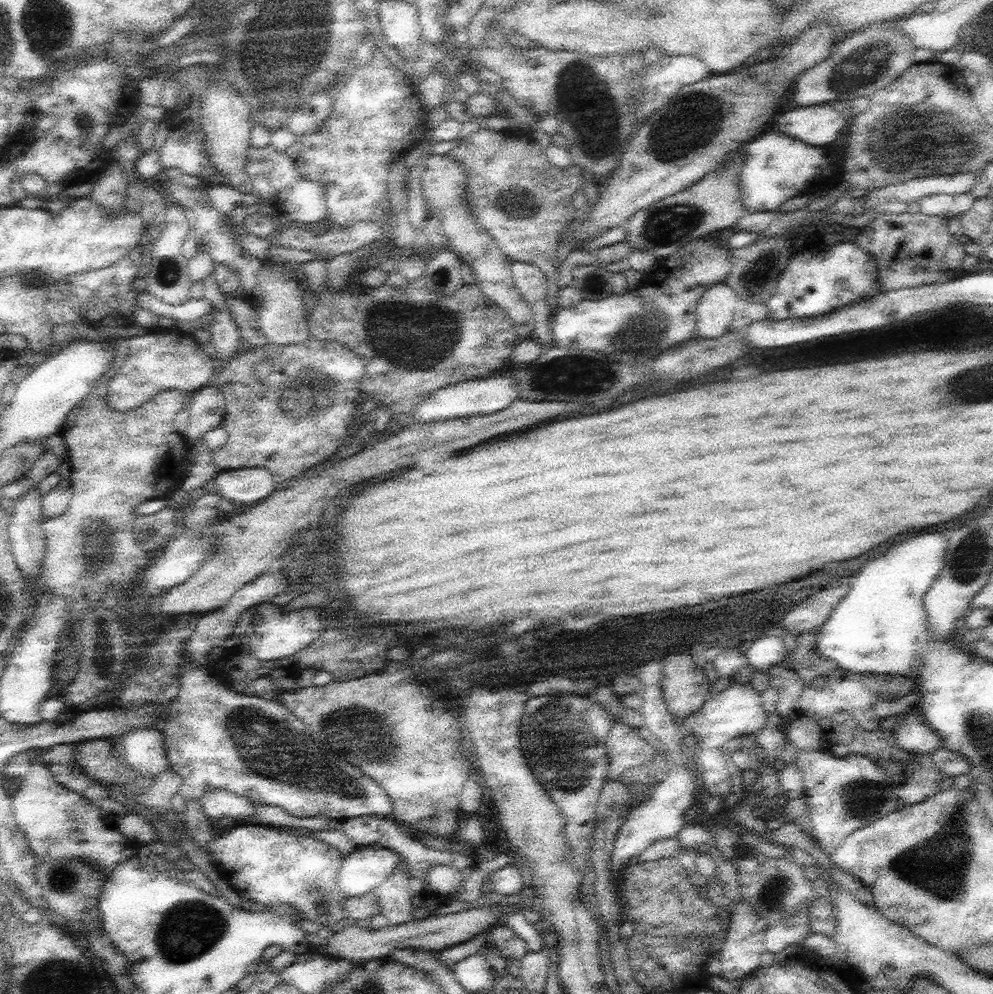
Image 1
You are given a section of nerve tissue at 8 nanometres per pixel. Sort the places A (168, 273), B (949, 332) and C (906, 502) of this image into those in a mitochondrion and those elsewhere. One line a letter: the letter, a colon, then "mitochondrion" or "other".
A: mitochondrion
B: other
C: other

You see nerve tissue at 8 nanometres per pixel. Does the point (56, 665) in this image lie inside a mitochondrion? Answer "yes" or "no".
no

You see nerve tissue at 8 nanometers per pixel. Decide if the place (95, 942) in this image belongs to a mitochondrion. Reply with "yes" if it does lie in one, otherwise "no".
no

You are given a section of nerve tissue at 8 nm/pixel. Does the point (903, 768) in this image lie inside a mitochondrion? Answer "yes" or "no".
yes

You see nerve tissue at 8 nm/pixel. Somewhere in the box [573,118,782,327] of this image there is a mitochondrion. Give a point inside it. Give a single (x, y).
(664, 227)

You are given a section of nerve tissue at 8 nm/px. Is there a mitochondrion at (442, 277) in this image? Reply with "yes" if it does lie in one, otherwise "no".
no

